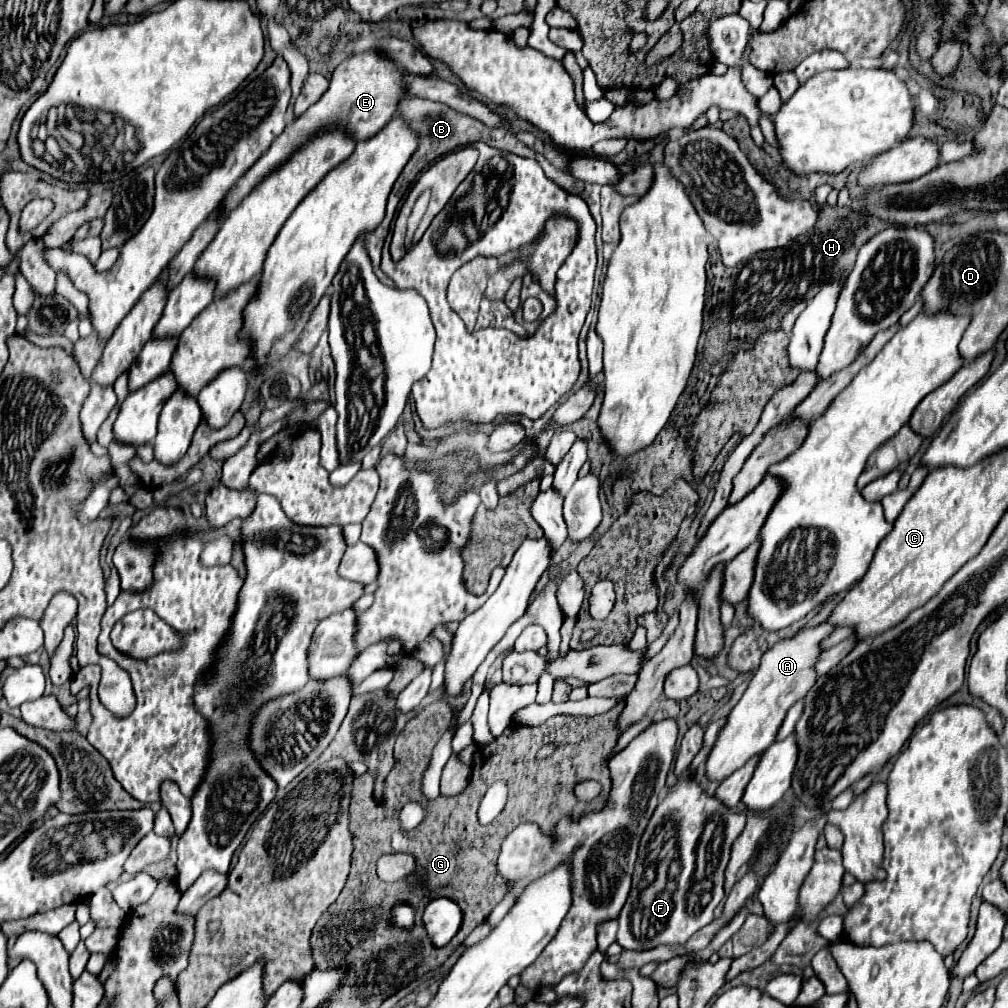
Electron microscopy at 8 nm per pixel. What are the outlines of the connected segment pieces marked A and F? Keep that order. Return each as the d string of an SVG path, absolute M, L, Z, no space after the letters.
M828 621L816 625L816 627L806 627L800 629L796 635L786 637L778 641L774 647L770 647L758 671L754 673L744 697L738 701L738 705L730 711L728 723L718 735L718 741L710 753L710 759L706 763L706 775L708 779L726 779L734 769L742 767L750 757L766 751L778 733L778 727L782 725L788 709L806 693L810 687L816 683L816 669L814 663L818 661L818 655L822 653L820 643L834 631L834 625Z
M684 773L668 789L668 793L660 799L654 815L650 817L650 821L646 825L646 831L644 831L642 841L640 841L640 847L644 847L644 855L646 855L648 841L655 834L656 827L666 823L666 821L678 823L676 833L678 833L680 861L676 865L680 865L680 871L674 873L674 875L670 875L668 871L658 871L658 867L652 867L648 871L648 867L644 865L644 857L640 857L640 849L638 849L638 861L636 861L636 867L634 867L634 873L632 873L632 889L630 889L630 895L626 899L620 915L618 915L620 927L618 927L616 939L622 945L622 949L648 949L648 947L656 947L659 944L678 945L678 943L686 943L686 939L690 939L698 929L706 927L714 919L712 913L724 897L722 885L724 885L724 869L726 869L726 863L730 859L730 847L732 847L732 841L742 833L742 829L746 825L746 815L728 809L716 797L708 795L692 775Z

